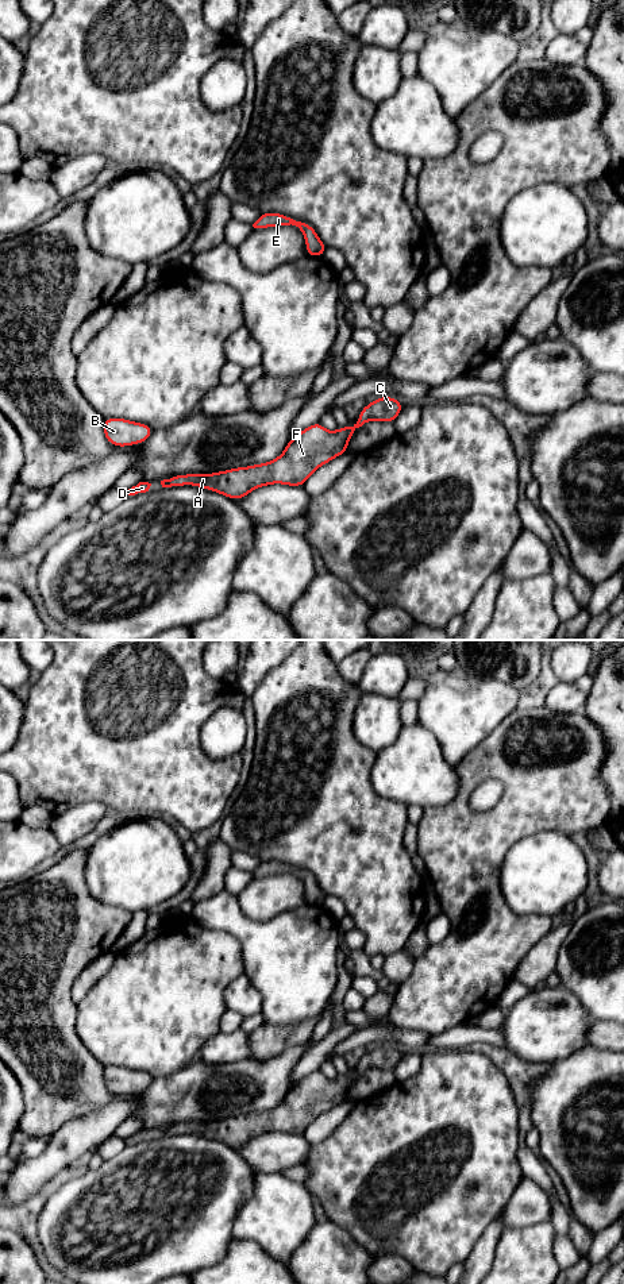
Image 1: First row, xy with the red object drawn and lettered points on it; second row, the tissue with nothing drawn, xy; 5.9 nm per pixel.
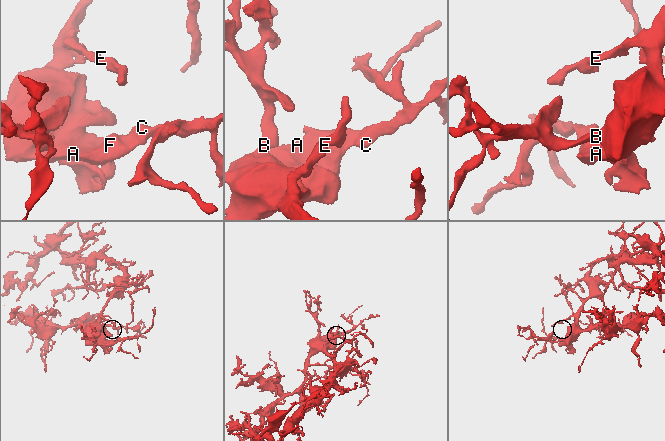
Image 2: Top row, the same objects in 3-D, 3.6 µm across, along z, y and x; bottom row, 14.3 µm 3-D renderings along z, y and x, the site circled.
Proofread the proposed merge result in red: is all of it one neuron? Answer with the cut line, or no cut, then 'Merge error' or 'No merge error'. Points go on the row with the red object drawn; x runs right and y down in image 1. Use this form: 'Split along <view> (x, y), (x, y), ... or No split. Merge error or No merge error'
No split. No merge error

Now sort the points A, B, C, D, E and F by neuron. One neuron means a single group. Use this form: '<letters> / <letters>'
A B C D E F

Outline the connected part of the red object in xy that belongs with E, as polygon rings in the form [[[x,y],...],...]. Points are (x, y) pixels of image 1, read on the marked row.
[[[276,212],[261,213],[259,219],[253,224],[254,228],[269,228],[278,225],[298,227],[307,243],[307,254],[309,257],[323,257],[327,246],[319,239],[317,232],[305,221],[296,220]]]

